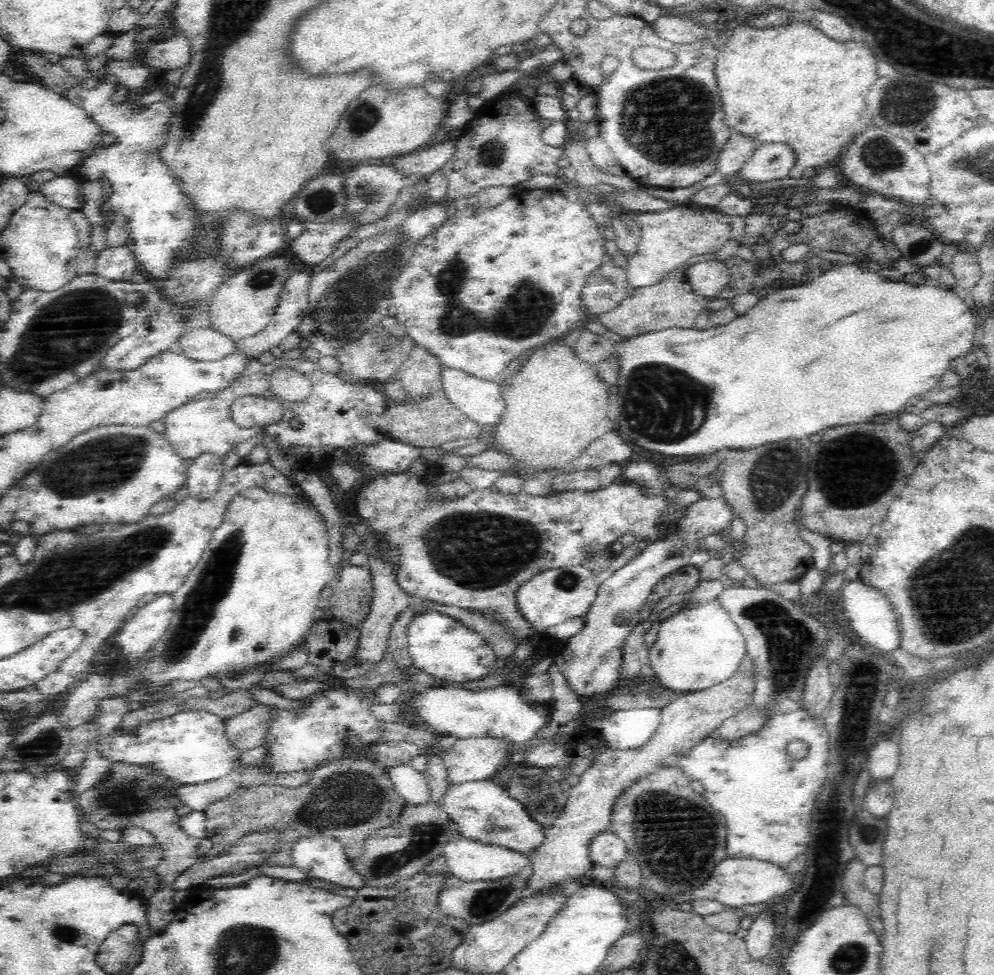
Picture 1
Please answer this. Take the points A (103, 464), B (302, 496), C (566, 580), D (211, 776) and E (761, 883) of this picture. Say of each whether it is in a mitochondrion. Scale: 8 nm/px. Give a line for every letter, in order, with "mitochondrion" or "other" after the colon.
A: mitochondrion
B: other
C: mitochondrion
D: other
E: other

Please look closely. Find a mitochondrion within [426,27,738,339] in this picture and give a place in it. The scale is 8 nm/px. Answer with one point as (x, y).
(689, 111)

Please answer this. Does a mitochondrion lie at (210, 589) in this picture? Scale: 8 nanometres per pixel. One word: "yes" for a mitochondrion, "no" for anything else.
yes

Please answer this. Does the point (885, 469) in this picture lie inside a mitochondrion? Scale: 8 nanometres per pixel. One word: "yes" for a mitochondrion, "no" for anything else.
yes

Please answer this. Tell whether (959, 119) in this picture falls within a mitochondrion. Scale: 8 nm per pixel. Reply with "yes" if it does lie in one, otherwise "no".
no

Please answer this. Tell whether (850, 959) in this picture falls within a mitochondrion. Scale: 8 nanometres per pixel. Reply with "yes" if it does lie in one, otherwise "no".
yes

